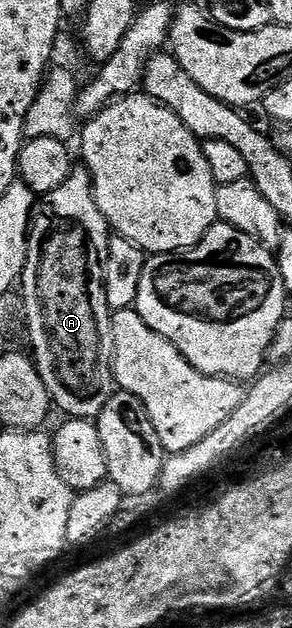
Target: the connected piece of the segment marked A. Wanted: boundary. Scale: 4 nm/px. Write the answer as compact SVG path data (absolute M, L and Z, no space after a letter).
M85 166L71 167L68 178L37 201L30 217L27 262L20 281L26 332L34 347L33 362L38 367L40 378L44 378L44 386L48 386L53 407L75 420L97 418L116 391L112 309L108 306L102 285L102 262L111 235L112 229L96 202L94 183Z

